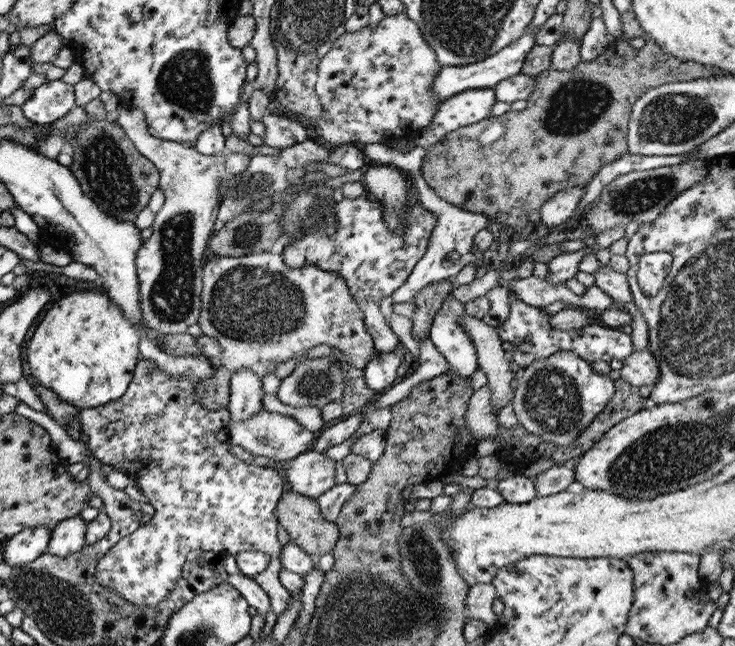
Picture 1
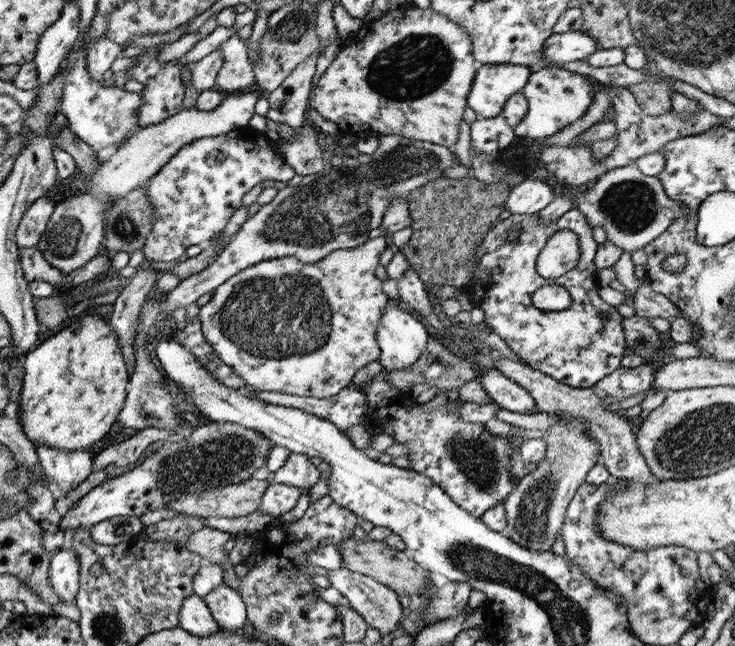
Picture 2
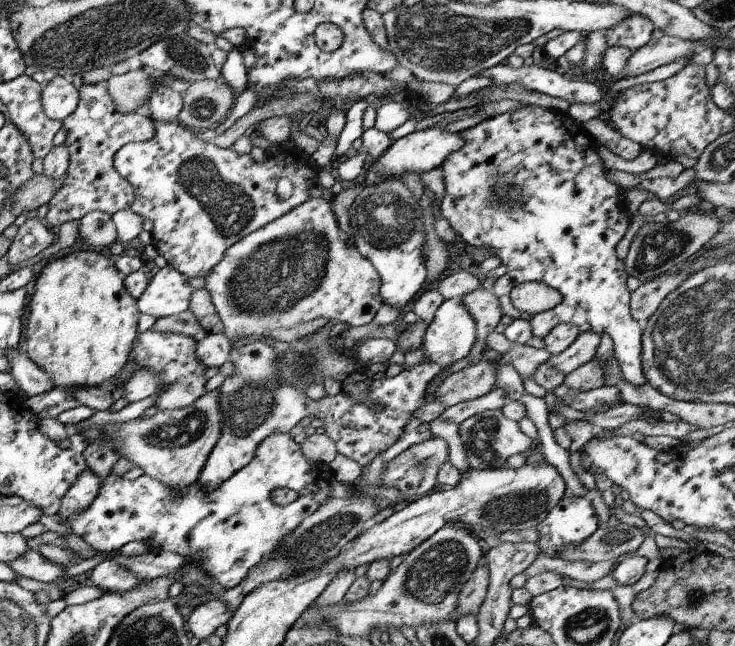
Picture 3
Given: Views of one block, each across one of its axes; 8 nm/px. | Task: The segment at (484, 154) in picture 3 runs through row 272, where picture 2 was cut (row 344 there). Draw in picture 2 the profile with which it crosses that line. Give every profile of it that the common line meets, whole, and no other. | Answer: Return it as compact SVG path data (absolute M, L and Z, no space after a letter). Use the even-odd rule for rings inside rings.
M571 208L564 212L560 218L549 224L538 224L538 214L512 214L501 221L495 221L489 230L481 238L479 247L475 248L475 267L471 269L469 276L472 279L466 288L479 289L477 296L473 299L473 305L478 306L484 314L484 326L505 343L505 346L515 353L525 365L532 370L549 376L552 380L572 388L594 388L595 384L620 367L623 358L623 350L626 348L624 332L621 328L621 316L611 304L603 302L599 298L597 281L595 275L597 269L592 263L597 243L593 241L591 227L586 223L582 212ZM514 224L519 224L519 234L516 239L507 241L507 230ZM560 230L570 230L578 238L579 258L571 270L567 270L557 278L543 278L537 274L535 265L539 251L544 243ZM478 261L478 263L477 263ZM545 285L561 285L569 294L571 302L563 310L539 310L530 301L535 290ZM600 314L606 314L602 319Z

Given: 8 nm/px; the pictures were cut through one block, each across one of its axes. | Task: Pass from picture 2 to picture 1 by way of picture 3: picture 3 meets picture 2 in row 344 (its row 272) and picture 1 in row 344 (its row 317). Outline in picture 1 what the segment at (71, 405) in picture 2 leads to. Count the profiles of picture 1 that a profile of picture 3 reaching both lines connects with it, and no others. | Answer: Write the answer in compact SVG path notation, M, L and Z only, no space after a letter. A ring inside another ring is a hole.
M72 291L53 301L25 346L32 379L77 412L103 407L119 399L131 383L138 352L138 335L107 294Z

